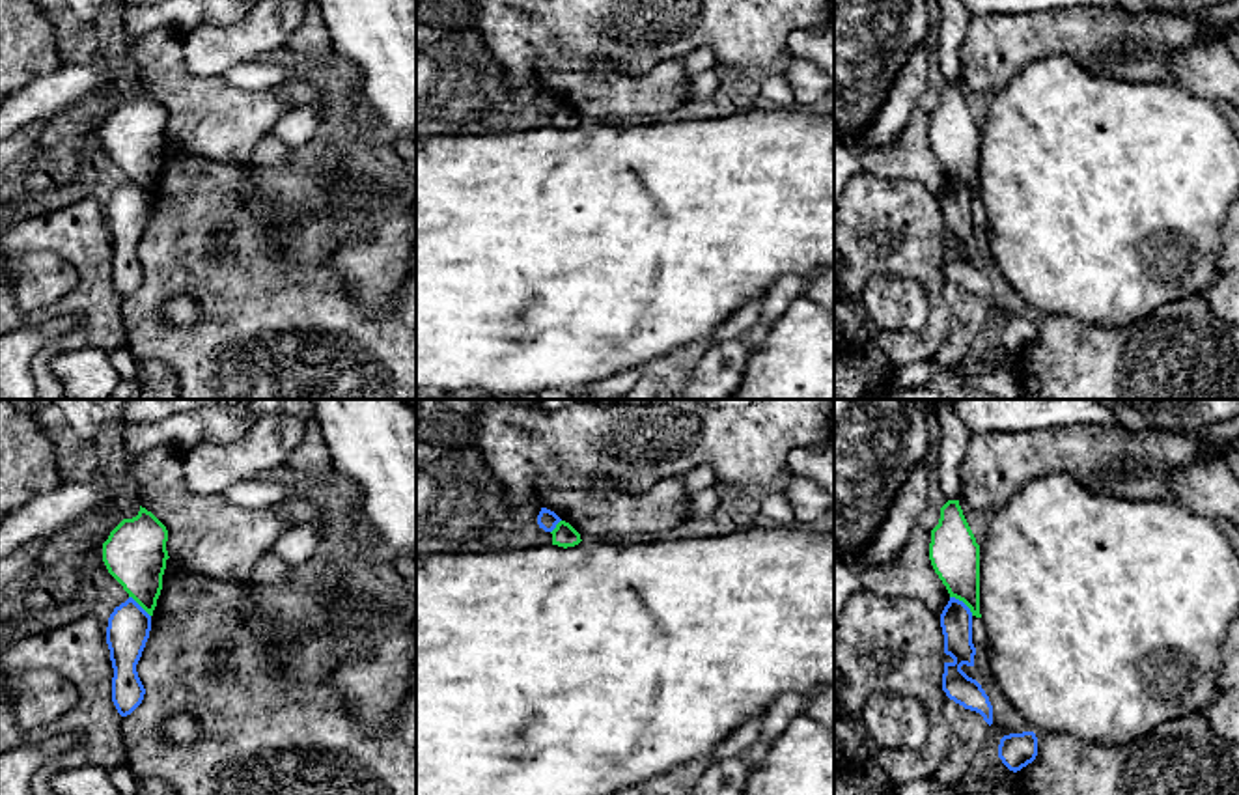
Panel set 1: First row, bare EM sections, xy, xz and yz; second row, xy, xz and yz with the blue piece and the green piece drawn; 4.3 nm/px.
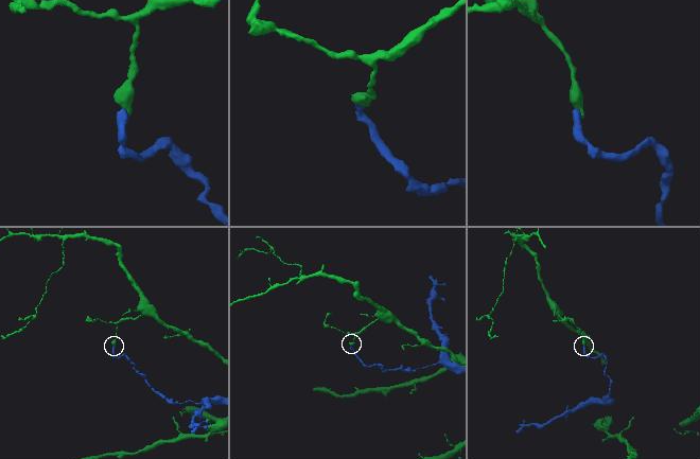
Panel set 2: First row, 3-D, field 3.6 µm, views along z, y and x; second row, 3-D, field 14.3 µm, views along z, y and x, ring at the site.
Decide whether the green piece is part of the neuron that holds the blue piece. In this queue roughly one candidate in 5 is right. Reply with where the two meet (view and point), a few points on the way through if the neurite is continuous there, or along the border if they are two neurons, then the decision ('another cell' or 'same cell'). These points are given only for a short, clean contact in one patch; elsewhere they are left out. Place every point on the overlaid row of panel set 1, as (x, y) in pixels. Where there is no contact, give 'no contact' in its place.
contact yz (963, 603); border yz (950, 596), (958, 598), (973, 614); another cell

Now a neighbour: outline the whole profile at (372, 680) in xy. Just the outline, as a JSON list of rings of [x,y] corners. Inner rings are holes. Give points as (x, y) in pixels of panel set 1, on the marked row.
[[[388,595],[360,597],[355,610],[366,621],[383,621],[384,635],[345,651],[327,679],[356,718],[369,726],[384,726],[409,689],[409,676],[414,668],[416,636],[412,631],[416,621],[396,608]]]

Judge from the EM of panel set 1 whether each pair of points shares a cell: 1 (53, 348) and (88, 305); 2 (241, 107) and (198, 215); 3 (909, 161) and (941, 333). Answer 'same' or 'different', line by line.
1: same
2: different
3: different

